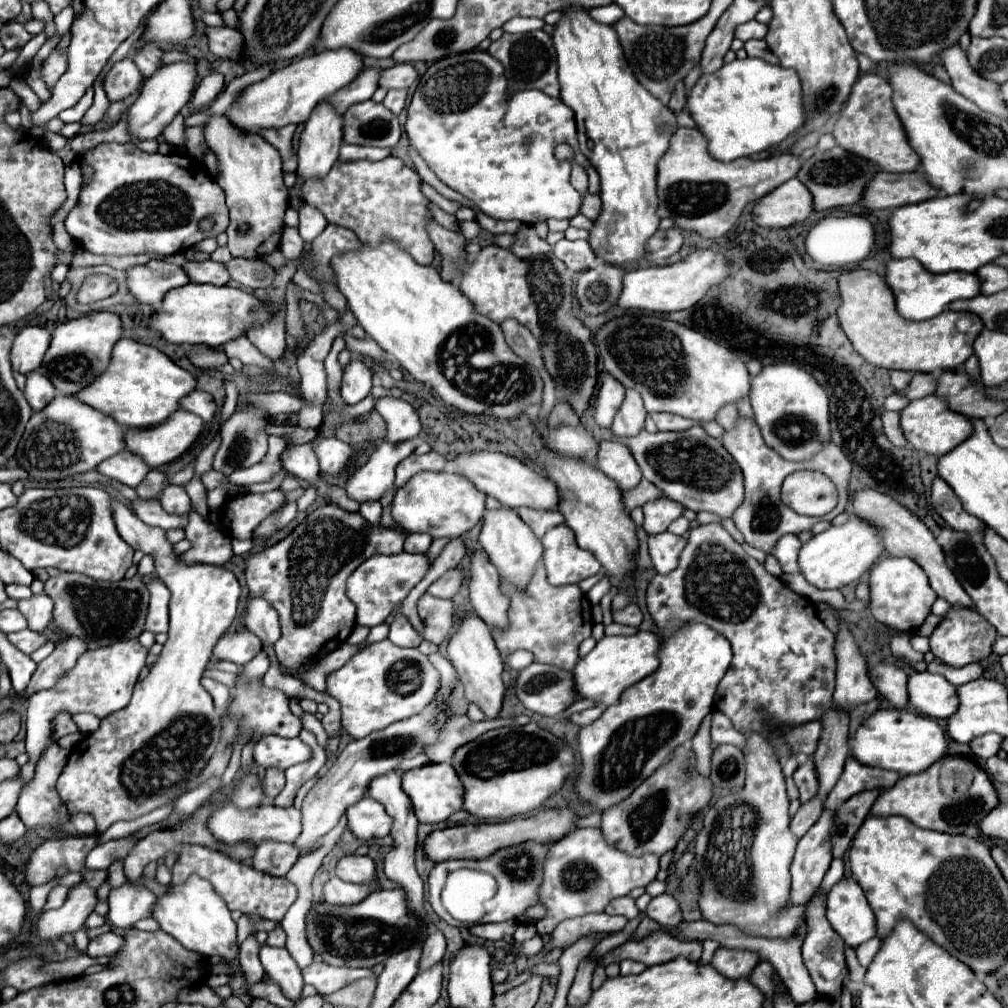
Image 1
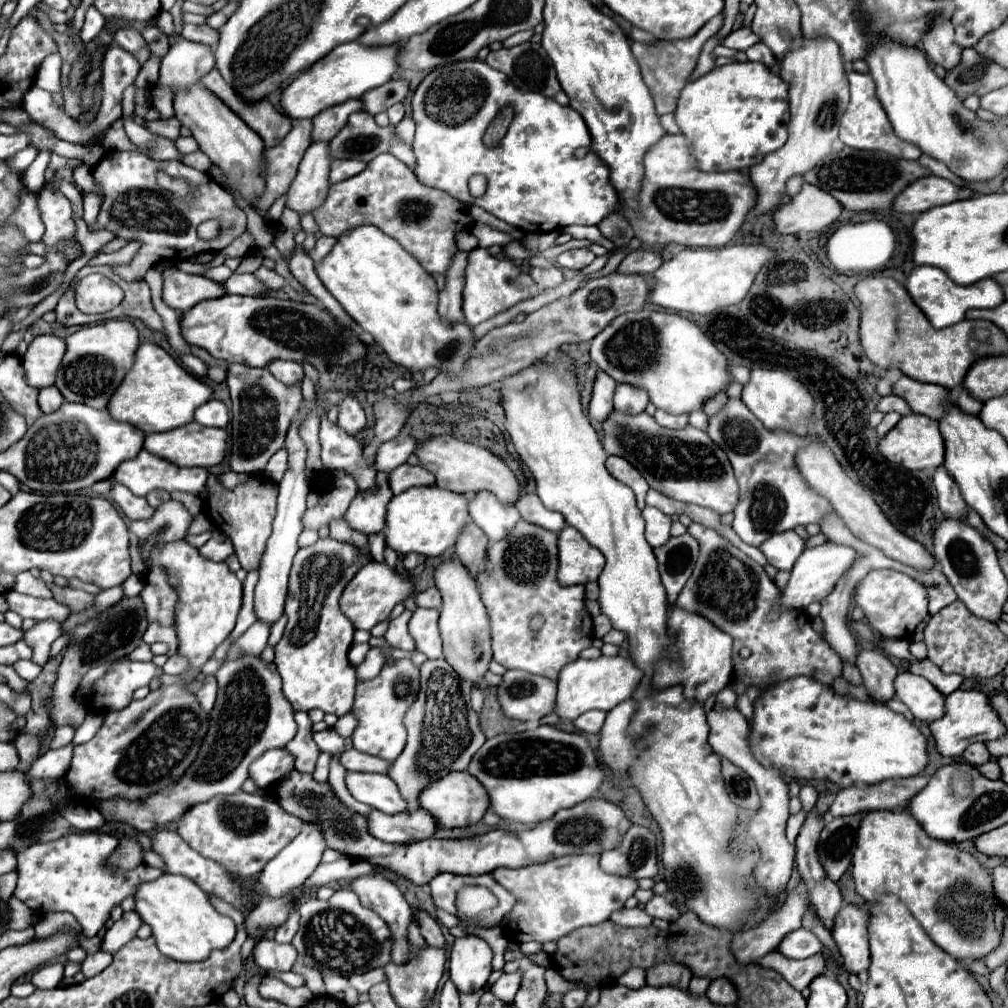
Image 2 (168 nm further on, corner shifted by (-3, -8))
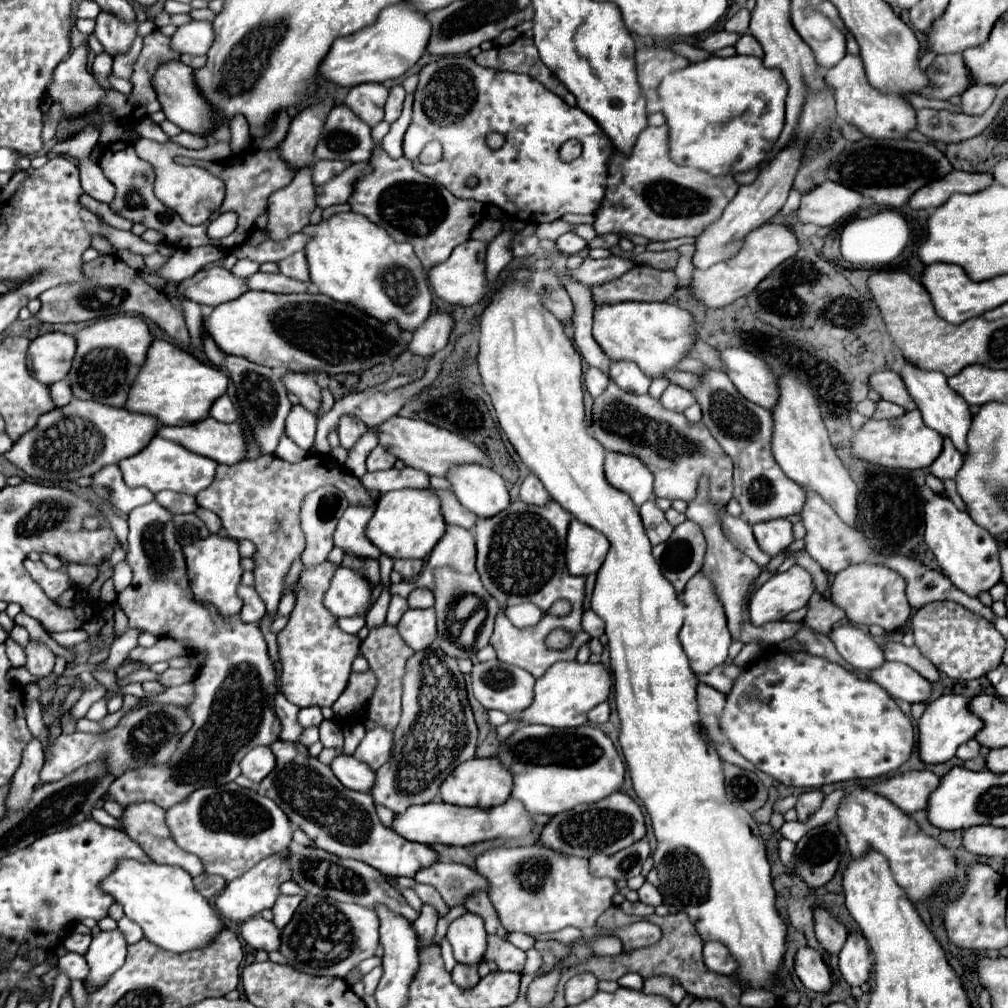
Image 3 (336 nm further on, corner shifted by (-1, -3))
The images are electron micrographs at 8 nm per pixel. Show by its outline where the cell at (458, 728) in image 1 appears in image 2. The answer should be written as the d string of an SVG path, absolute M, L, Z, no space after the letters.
M444 659L424 661L420 665L420 693L416 695L412 709L404 715L404 727L408 733L406 747L390 765L388 777L396 781L404 801L412 807L418 807L418 797L430 783L452 771L468 769L472 757L486 741L478 715L470 705L468 681L456 677L456 671Z

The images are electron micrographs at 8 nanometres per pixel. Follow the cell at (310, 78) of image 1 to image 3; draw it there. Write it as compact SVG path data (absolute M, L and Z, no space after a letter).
M400 2L386 8L374 26L346 38L336 38L330 52L320 62L318 74L328 82L346 88L364 82L386 82L392 78L400 78L422 58L428 38L430 24L426 24L426 16L414 12L408 4Z

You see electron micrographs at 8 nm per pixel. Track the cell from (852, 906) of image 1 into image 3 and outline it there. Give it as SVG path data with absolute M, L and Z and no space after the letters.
M858 930L848 932L844 948L840 950L838 968L850 986L860 986L862 982L868 980L868 974L870 974L868 944Z

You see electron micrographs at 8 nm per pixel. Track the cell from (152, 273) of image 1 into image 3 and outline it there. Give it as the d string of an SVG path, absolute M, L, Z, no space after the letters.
M220 266L204 268L196 272L192 278L178 282L178 294L182 298L206 306L218 306L222 302L238 298L244 292L246 288L242 288L242 278L232 276L228 270Z

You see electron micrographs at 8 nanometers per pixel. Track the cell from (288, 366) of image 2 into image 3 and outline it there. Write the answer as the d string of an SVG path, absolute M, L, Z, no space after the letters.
M286 372L284 374L284 386L288 392L296 394L310 412L318 412L320 408L320 386L310 374L304 372Z

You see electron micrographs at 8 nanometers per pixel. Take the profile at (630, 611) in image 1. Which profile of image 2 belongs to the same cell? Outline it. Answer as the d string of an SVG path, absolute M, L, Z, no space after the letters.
M596 615L594 617L594 637L604 637L608 631L612 629L612 625L610 625L610 619L606 617L606 615Z

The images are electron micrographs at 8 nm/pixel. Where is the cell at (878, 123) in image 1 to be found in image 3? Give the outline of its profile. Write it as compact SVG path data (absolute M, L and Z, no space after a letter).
M846 54L836 66L832 66L826 72L826 82L834 88L838 116L844 122L856 126L864 136L904 140L906 134L916 128L916 110L906 100L902 100L900 96L886 96L886 94L874 90L868 84L860 56Z

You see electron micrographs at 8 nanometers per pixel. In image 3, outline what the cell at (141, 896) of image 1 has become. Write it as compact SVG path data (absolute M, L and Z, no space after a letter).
M116 928L110 932L98 932L90 944L86 960L90 964L88 988L102 986L110 974L114 974L126 958L126 936Z

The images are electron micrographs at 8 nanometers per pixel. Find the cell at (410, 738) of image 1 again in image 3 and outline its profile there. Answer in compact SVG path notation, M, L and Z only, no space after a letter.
M278 852L272 854L268 858L264 858L262 862L258 862L254 868L250 868L246 874L242 874L240 878L232 880L226 884L226 888L214 898L214 906L220 912L222 918L232 920L232 922L240 922L240 920L248 920L256 914L260 914L266 908L272 908L274 902L280 896L280 886L284 882L292 880L292 872L290 872L290 862L288 862L288 854L286 852Z

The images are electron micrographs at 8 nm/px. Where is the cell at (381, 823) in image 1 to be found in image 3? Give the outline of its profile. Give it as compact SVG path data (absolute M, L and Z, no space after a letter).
M508 800L506 804L498 808L462 808L454 804L444 802L430 802L420 806L410 806L406 812L396 814L390 826L396 834L400 834L406 840L412 842L424 842L424 844L454 844L454 846L468 846L482 840L492 838L518 838L530 832L532 820L530 814L524 812L522 804L516 800Z

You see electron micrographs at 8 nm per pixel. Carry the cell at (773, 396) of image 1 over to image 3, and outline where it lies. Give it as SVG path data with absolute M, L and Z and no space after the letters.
M726 348L720 352L720 358L726 374L746 400L766 410L774 410L780 398L778 376L762 358L742 348Z

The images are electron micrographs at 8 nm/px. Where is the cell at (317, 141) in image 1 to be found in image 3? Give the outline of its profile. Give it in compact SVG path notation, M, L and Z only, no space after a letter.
M312 166L300 168L292 182L270 196L266 232L274 240L282 240L300 232L314 212L316 184L312 180Z

